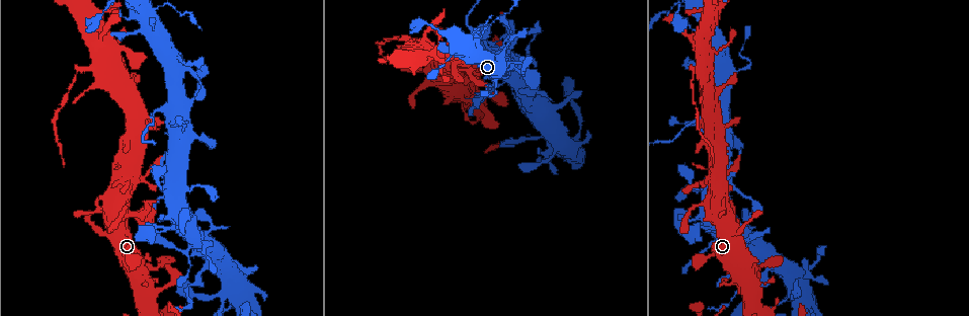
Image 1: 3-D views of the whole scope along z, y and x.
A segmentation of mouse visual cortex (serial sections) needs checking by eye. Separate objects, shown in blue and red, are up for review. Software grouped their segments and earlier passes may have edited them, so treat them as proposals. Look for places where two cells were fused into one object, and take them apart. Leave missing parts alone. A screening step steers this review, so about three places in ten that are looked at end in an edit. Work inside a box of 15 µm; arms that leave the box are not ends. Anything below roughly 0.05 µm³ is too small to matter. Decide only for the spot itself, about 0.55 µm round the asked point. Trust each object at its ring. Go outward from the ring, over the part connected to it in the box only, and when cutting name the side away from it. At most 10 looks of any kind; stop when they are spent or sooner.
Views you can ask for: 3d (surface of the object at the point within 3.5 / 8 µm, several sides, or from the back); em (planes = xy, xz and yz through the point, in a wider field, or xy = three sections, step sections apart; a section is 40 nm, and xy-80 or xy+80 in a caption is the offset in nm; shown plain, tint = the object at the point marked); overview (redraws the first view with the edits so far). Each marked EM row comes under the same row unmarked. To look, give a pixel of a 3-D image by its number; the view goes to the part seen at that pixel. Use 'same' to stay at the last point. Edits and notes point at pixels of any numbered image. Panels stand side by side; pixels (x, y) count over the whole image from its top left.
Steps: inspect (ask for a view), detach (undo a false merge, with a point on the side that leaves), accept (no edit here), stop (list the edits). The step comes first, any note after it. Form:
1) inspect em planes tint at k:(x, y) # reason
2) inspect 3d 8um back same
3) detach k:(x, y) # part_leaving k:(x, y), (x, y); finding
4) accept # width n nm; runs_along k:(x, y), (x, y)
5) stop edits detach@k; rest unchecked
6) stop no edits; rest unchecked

inspect 3d 3.5um at 1:(514, 96) # calibre changes

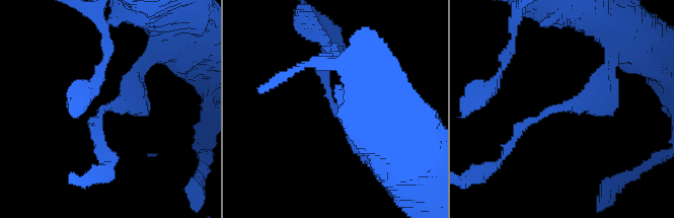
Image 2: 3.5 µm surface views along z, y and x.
inspect em planes tint at 2:(569, 106) # arm_widths 100, 250 nm

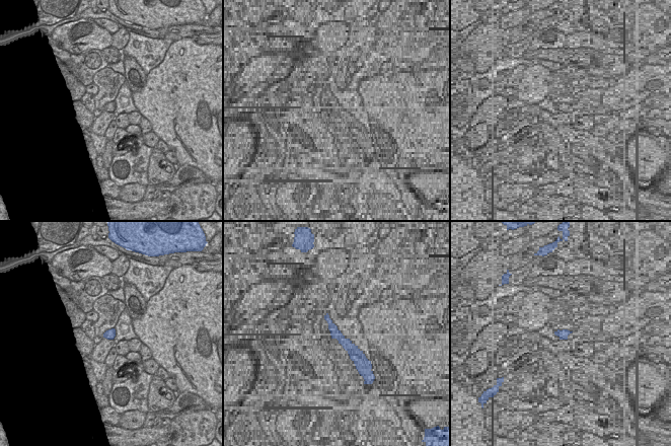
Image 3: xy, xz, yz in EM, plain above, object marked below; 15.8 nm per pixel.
accept # runs_along 2:(613, 69), (587, 99), (542, 113), (514, 140); one cell here

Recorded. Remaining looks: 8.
inspect 3d 3.5um at 1:(537, 90) # calibre changes

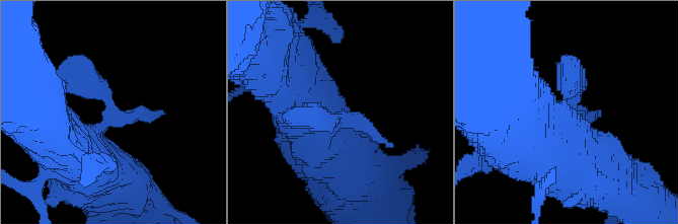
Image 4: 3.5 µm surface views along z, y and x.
inspect em xy step 5 tint at 4:(109, 99)

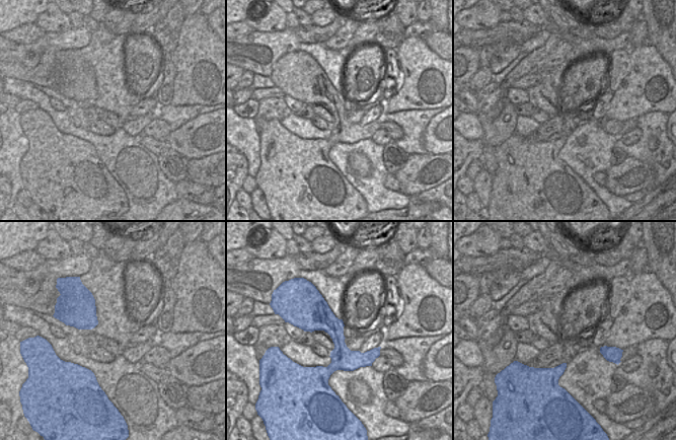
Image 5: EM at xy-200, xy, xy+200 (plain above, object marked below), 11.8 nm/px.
accept # continuous, no second cell

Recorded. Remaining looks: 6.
inspect 3d 3.5um at 1:(162, 108) # calibre changes

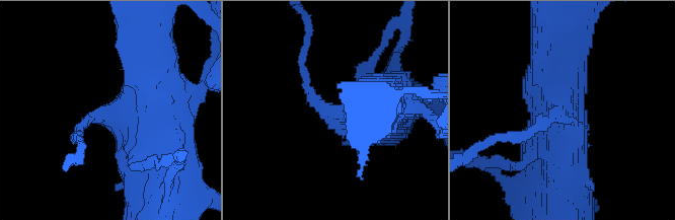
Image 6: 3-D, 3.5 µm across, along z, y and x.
inspect em planes tint at 6:(337, 115) # arm_widths 150, 700 nm

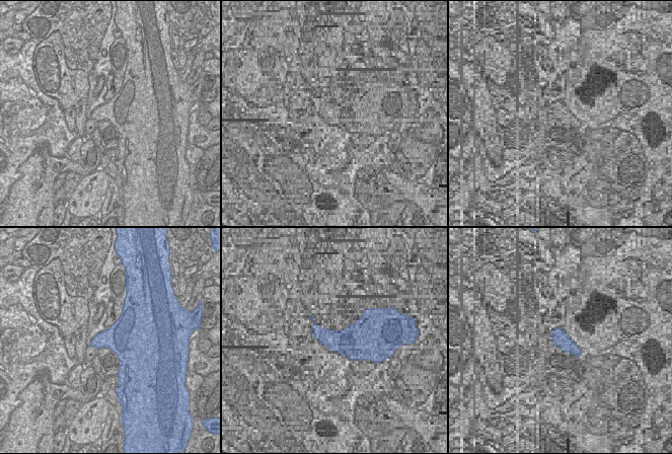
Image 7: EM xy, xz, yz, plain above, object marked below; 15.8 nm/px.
detach 6:(507, 138) # part_leaving 6:(539, 125), (476, 146); two cells meet here

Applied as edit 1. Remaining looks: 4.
inspect 3d 8um at 1:(422, 53) # sharp bend

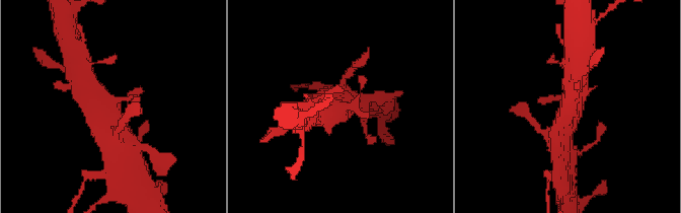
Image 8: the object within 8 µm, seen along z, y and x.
inspect 3d 3.5um back at 8:(116, 100) # closer look

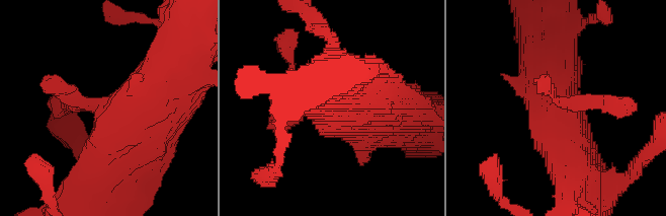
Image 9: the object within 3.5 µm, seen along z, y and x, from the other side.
inspect em xy step 2 tint at 9:(106, 109)

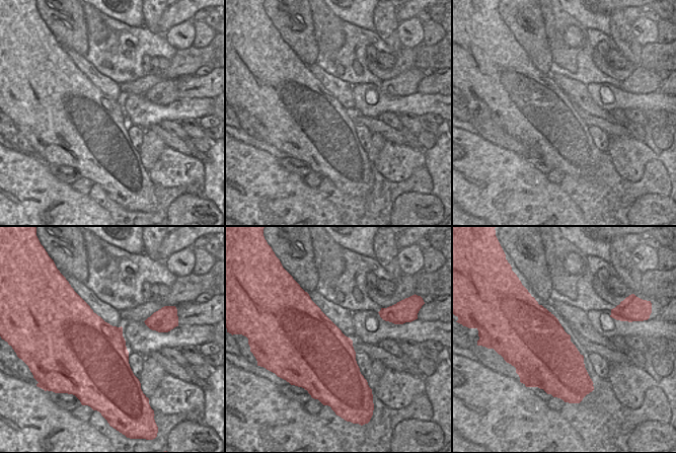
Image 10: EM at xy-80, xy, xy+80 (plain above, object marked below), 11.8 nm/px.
accept # runs_along 9:(103, 174), (119, 131), (184, 75); continuous, no second cell

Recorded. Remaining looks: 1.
stop edits detach@6; rest unchecked

